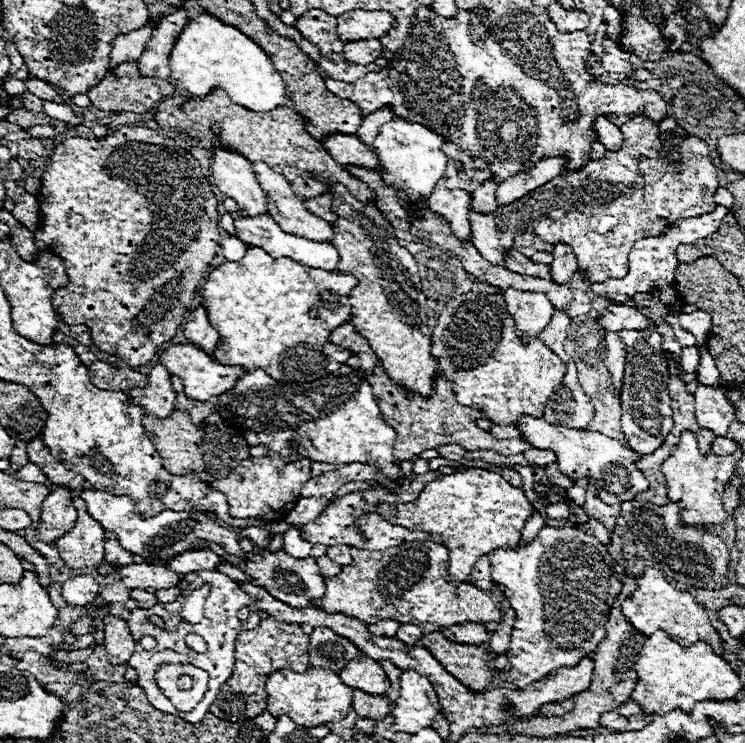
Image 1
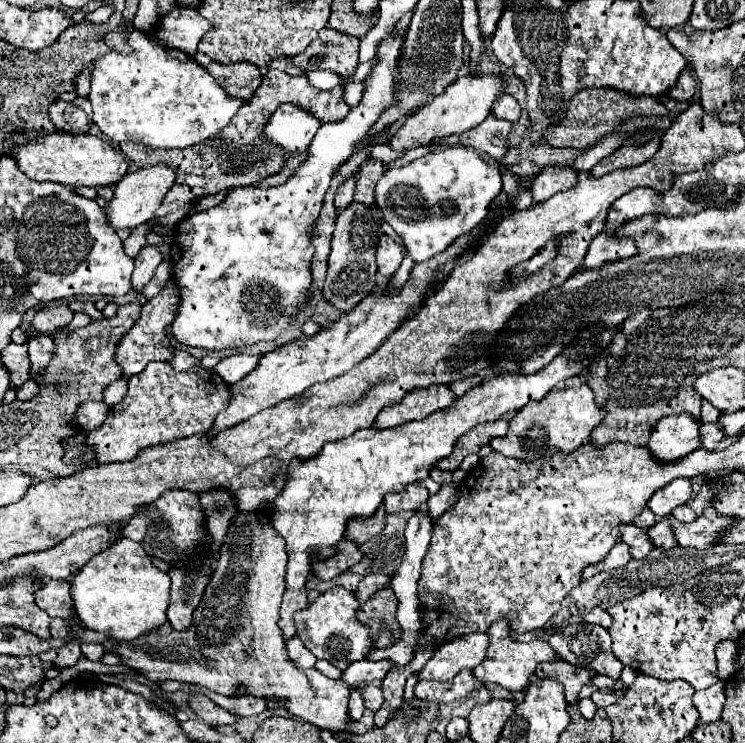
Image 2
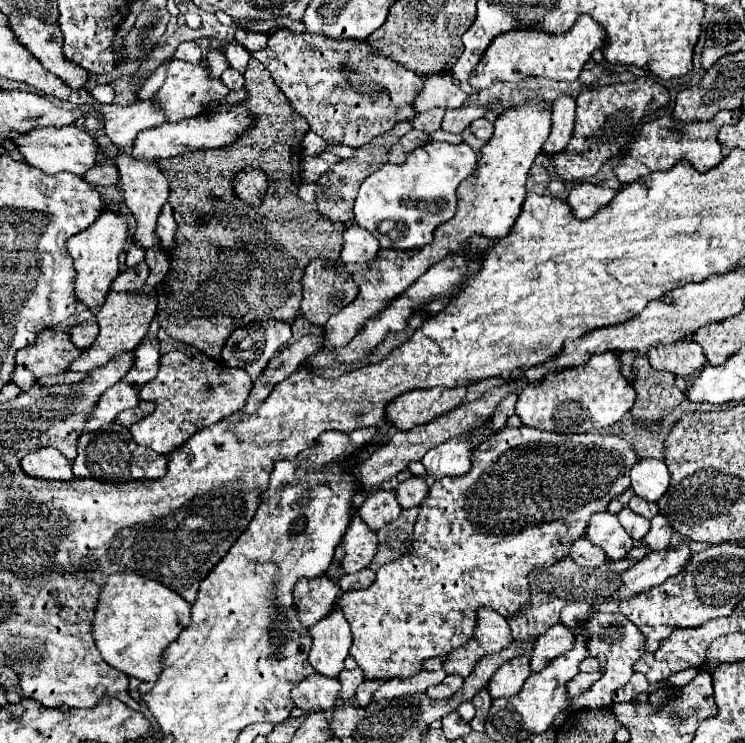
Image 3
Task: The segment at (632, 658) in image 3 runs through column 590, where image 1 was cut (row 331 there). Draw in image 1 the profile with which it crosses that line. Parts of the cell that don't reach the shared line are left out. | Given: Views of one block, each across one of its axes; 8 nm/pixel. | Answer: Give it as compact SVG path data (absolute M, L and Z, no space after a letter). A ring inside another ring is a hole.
M696 310L692 314L680 314L680 326L694 334L696 340L698 340L698 350L700 354L704 354L704 348L706 348L706 340L708 340L708 332L710 332L710 314L708 312L702 312L702 310ZM620 330L620 340L626 344L626 372L622 380L622 434L628 446L638 454L652 454L658 450L666 436L672 432L672 406L668 396L668 358L660 346L660 334L656 330Z

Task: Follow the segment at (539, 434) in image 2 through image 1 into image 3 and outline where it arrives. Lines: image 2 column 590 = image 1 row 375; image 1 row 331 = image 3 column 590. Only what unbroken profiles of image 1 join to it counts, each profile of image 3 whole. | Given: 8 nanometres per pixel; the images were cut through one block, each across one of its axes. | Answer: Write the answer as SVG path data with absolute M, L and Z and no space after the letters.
M604 352L602 356L592 356L584 364L584 368L564 368L562 372L544 376L540 382L526 384L520 392L520 400L516 404L516 414L530 428L562 432L562 434L596 432L600 428L606 428L606 426L618 422L632 408L634 398L636 398L636 392L620 370L620 356L614 356L614 352Z

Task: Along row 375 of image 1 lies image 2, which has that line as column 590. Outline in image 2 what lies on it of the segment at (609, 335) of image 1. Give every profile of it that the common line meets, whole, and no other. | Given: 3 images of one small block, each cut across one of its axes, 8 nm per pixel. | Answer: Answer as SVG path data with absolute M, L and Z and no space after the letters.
M594 608L594 610L590 610L590 612L584 616L584 622L588 622L588 624L598 624L598 626L604 626L604 628L610 628L612 618L610 618L610 614L608 614L606 610Z

